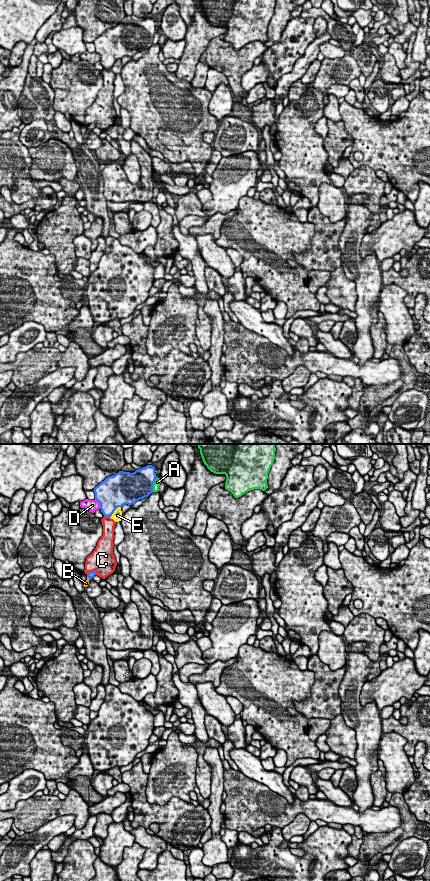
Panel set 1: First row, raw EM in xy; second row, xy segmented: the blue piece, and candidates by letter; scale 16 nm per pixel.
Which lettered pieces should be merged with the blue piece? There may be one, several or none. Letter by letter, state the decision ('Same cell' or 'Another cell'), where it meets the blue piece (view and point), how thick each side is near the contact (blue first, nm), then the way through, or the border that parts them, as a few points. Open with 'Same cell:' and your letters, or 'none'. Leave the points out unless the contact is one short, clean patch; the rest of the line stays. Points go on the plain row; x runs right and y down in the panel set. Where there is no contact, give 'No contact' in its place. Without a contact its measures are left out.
Same cell: B
A: Another cell. Touches blue at xy (153, 35). Thickness 440 nm (blue) against 100 nm
B: Same cell. Touches blue at xy (88, 129). Thickness 100 nm (blue) against 70 nm. Path across: xy (90, 127), (88, 129), (86, 135)
C: Another cell. Touches blue at xy (107, 68). Thickness 320 nm (blue) against 190 nm
D: Another cell. Touches blue at xy (99, 54). Thickness 480 nm (blue) against 190 nm
E: Another cell. Touches blue at xy (114, 62). Thickness 440 nm (blue) against 160 nm. Boundary: xy (120, 58), (110, 69)

